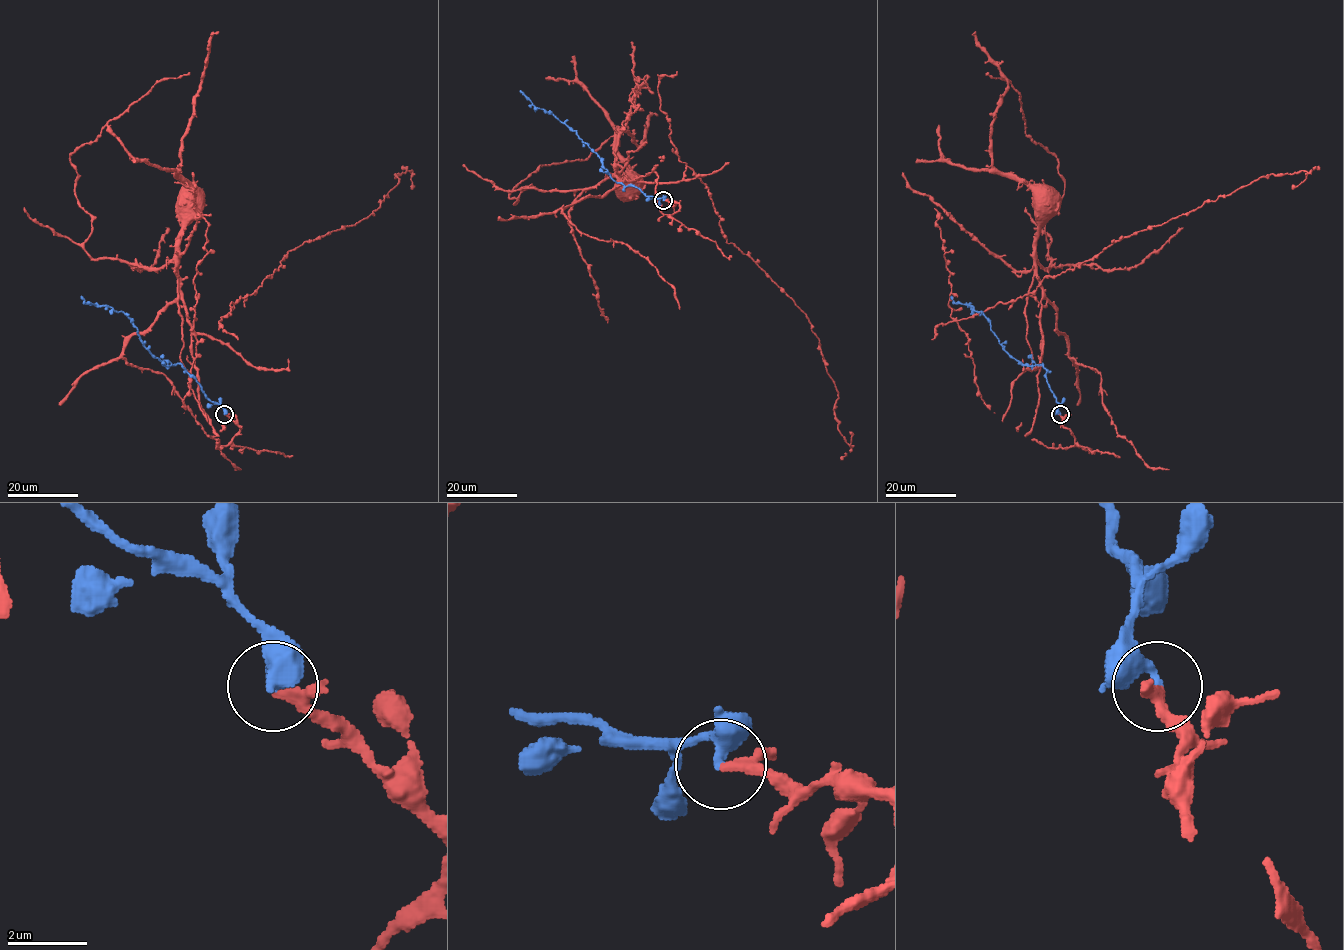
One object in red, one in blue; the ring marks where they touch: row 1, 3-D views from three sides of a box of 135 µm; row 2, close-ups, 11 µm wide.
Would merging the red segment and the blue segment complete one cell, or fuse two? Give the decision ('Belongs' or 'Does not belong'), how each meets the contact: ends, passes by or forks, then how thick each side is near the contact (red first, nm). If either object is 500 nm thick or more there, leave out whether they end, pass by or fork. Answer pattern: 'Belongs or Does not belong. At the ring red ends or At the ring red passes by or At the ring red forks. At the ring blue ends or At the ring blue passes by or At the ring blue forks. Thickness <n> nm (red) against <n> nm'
Belongs. At the ring red passes by. At the ring blue ends. Thickness 200 nm (red) against 360 nm

